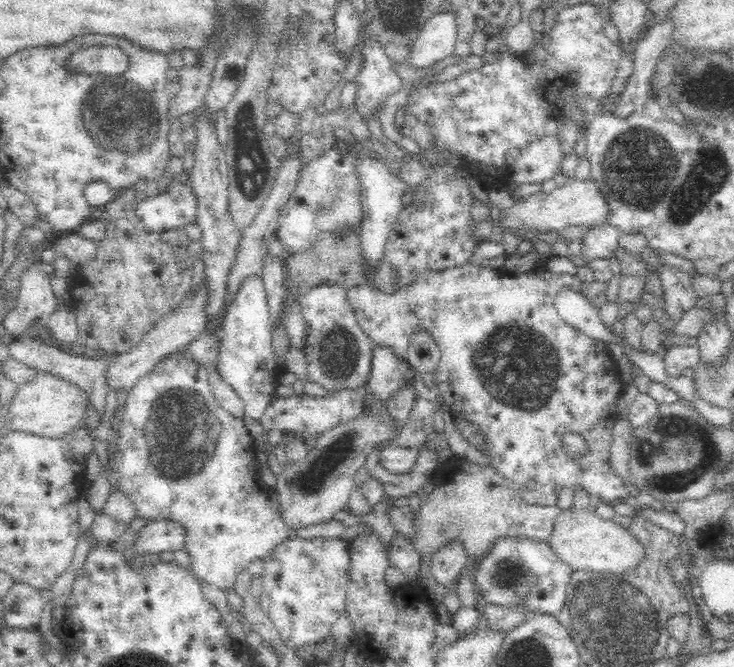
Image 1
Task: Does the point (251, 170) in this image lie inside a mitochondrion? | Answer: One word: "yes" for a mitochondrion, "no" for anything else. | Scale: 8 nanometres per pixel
yes

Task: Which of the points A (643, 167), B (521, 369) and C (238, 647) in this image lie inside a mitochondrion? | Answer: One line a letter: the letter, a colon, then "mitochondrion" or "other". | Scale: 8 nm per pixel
A: mitochondrion
B: mitochondrion
C: other

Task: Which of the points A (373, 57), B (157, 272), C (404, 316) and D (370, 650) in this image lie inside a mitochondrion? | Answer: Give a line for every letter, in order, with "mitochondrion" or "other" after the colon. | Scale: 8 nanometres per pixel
A: other
B: other
C: other
D: other

